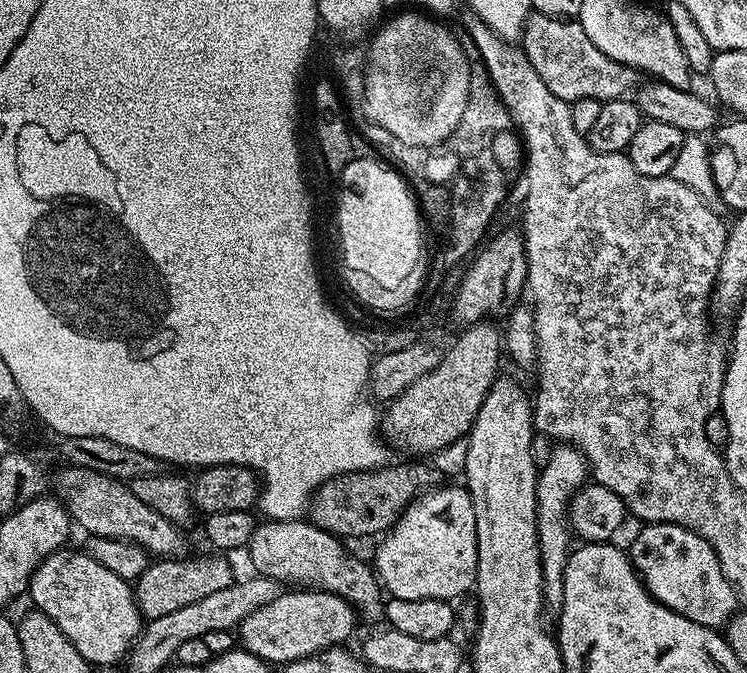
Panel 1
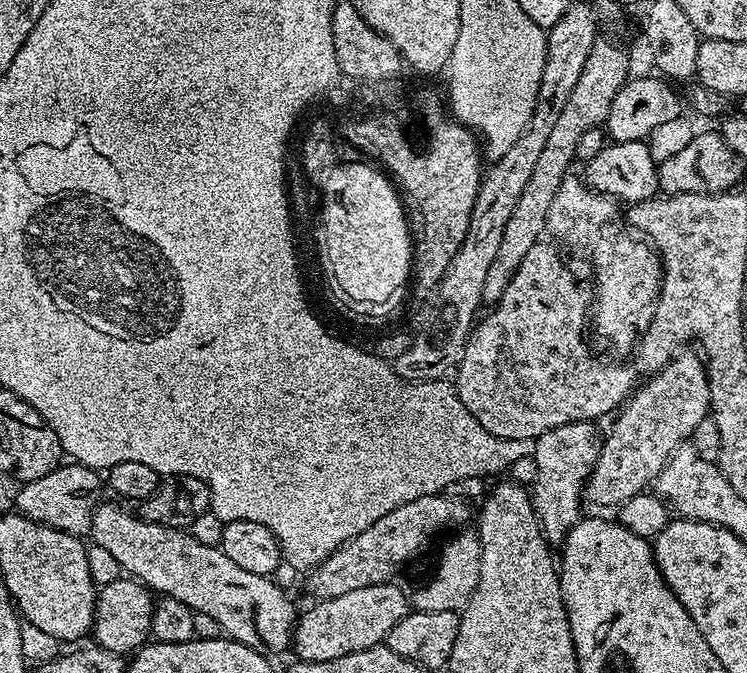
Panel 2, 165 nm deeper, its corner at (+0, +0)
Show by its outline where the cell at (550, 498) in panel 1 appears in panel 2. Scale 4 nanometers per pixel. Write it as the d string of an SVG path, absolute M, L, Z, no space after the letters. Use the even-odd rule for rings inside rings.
M593 421L566 423L534 442L532 459L538 464L538 477L532 485L533 509L549 545L561 545L581 519L584 486L603 452L604 436L596 427Z

